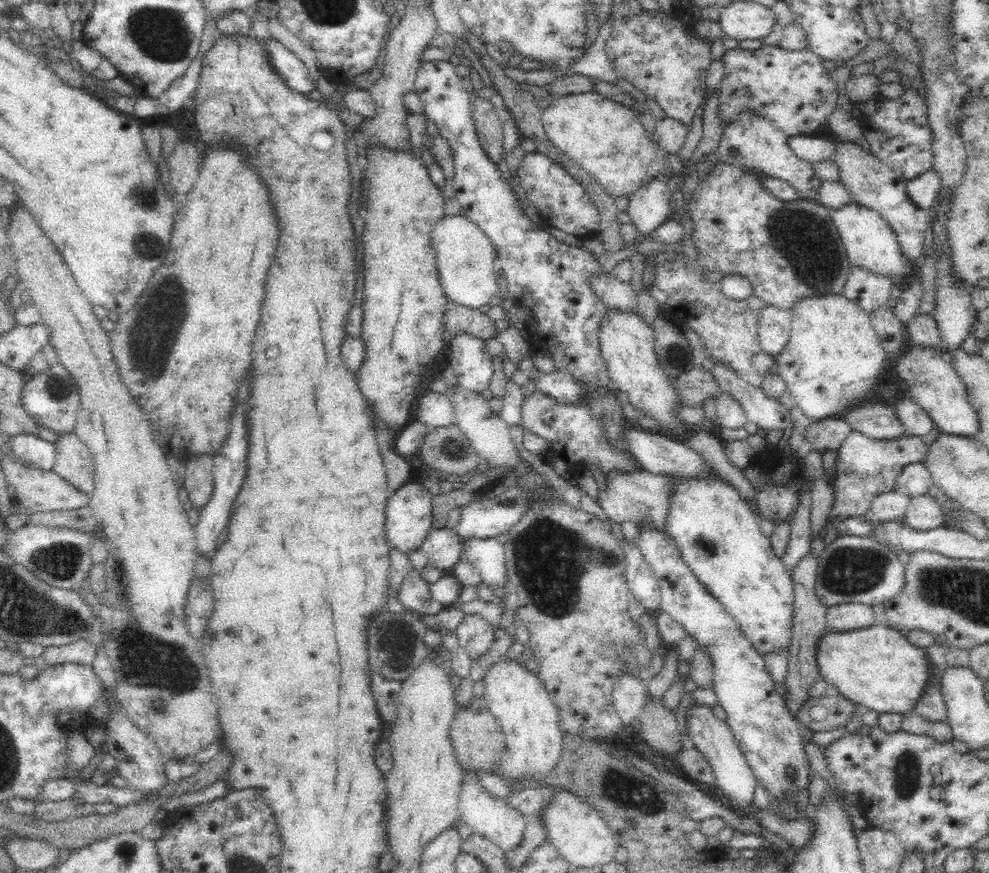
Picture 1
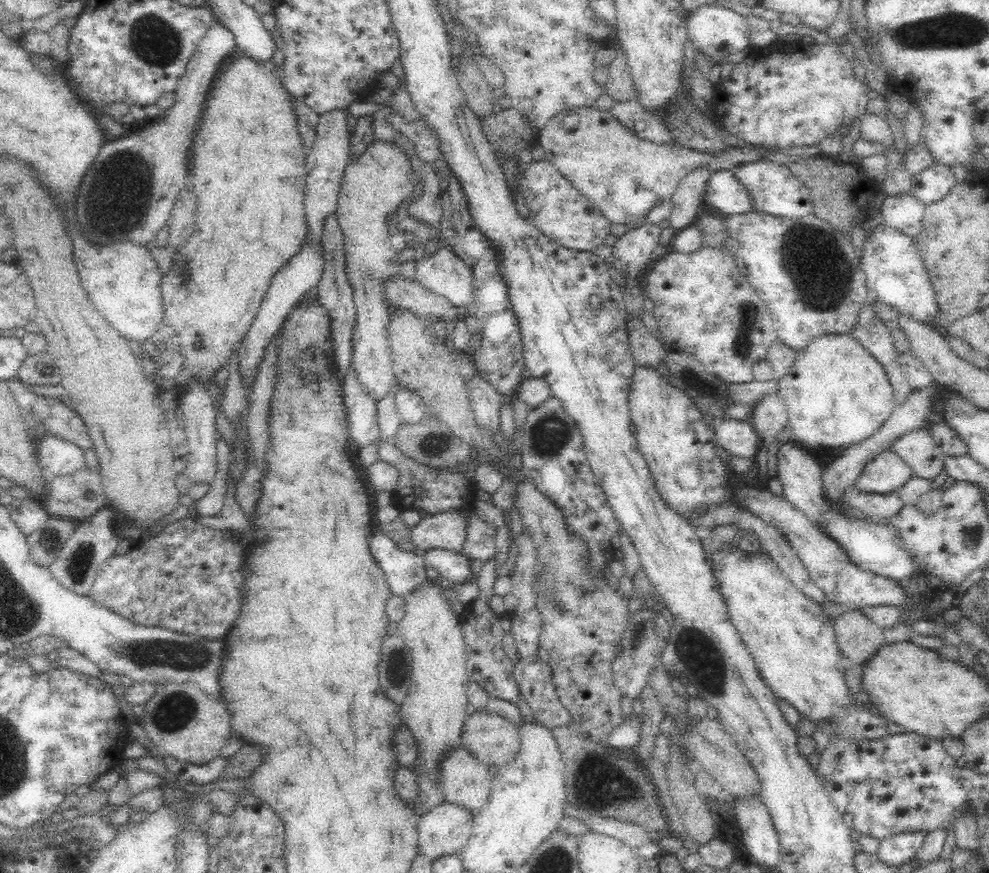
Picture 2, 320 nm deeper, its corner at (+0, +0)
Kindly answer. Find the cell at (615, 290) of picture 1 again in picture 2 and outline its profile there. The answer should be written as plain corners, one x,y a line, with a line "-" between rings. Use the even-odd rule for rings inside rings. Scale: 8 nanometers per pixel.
628,316
626,328
629,347
637,367
657,370
668,354
666,346
652,336
640,317

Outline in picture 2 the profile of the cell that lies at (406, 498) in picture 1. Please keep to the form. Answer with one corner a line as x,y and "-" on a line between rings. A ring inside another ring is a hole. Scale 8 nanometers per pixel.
373,532
368,538
368,551
386,577
392,596
405,597
429,579
422,553
403,551
388,535

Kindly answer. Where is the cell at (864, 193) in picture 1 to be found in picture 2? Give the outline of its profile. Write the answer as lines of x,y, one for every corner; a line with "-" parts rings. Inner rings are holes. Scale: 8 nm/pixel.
910,192
885,197
879,208
883,225
911,237
922,233
925,210
926,205

